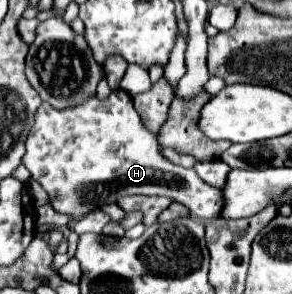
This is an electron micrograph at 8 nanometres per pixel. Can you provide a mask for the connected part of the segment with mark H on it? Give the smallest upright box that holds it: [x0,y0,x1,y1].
[22,90,224,220]

